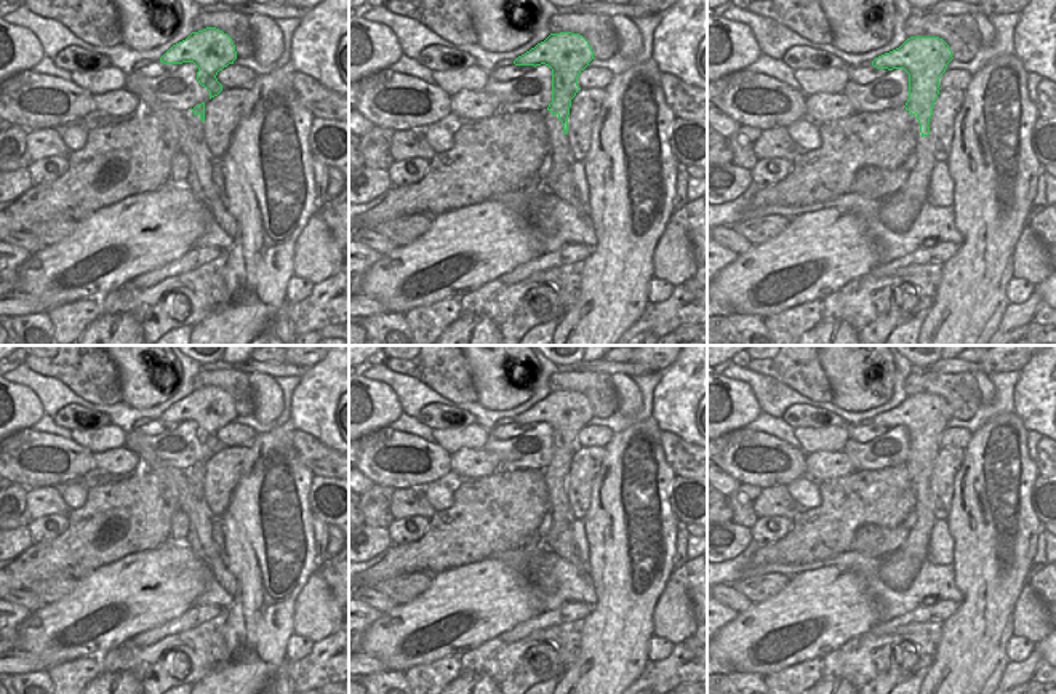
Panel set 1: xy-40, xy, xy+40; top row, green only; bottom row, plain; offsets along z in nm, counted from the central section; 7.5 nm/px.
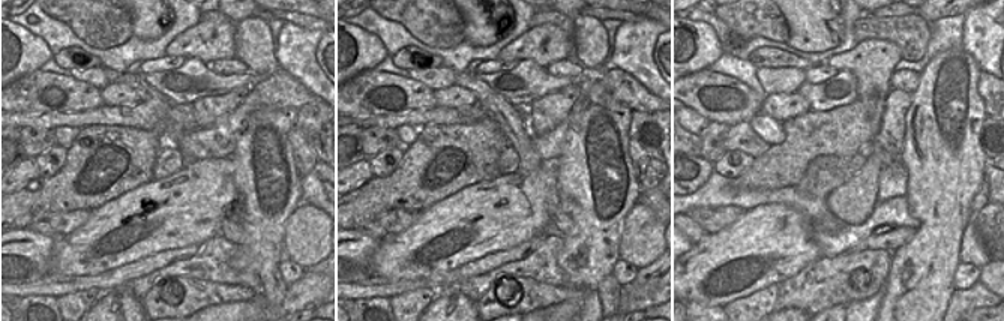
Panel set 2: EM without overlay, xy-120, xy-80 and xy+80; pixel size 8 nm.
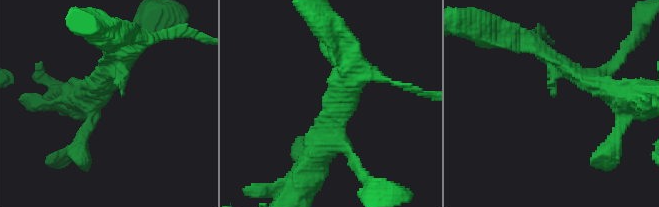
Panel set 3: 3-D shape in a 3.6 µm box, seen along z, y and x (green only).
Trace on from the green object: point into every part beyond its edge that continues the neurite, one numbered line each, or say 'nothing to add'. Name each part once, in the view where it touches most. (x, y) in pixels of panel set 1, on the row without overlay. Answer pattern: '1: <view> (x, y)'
nothing to add

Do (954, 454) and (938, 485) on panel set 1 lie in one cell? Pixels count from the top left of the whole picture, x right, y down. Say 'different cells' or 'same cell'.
same cell

